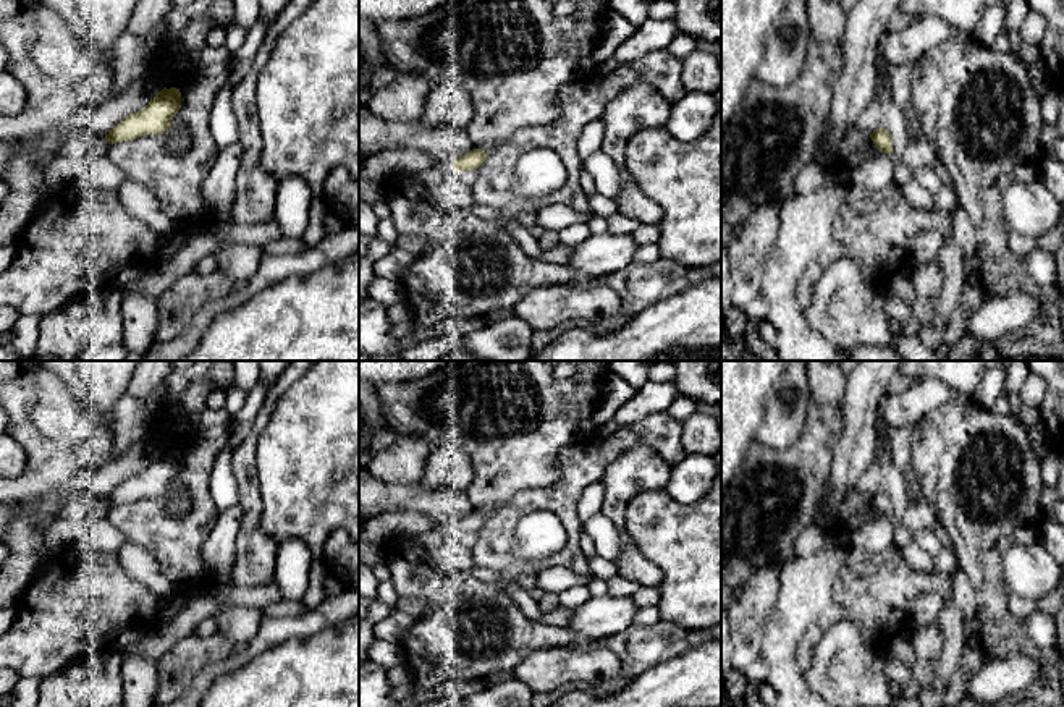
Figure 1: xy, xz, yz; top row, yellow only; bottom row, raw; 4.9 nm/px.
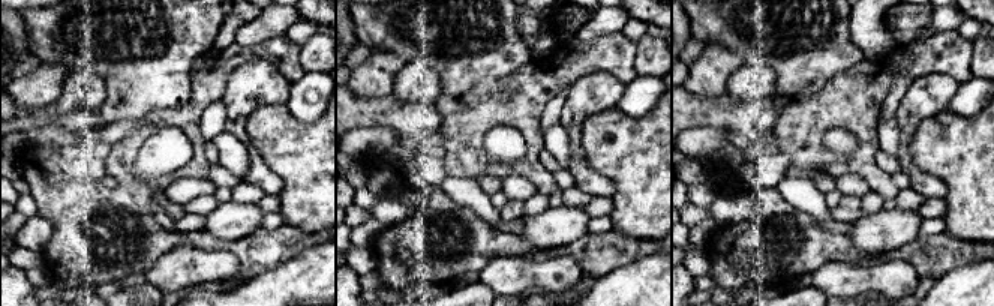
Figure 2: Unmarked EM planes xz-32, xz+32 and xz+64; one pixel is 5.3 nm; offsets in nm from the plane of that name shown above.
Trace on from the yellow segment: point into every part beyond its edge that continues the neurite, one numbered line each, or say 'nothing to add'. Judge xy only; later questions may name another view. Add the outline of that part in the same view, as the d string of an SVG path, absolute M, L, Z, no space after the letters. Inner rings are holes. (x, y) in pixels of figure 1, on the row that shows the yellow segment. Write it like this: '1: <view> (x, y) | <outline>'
nothing to add

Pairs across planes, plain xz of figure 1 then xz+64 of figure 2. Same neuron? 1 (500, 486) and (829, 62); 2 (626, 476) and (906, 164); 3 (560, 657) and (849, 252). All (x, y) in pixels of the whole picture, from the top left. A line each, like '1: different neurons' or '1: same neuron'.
1: same neuron
2: same neuron
3: different neurons

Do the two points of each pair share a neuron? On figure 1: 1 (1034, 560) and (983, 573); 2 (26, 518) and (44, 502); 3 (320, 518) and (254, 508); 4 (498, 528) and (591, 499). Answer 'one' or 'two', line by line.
1: two
2: one
3: two
4: two

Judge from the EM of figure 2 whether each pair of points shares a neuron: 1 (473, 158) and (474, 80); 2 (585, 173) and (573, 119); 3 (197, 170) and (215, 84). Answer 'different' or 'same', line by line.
1: different
2: same
3: same

